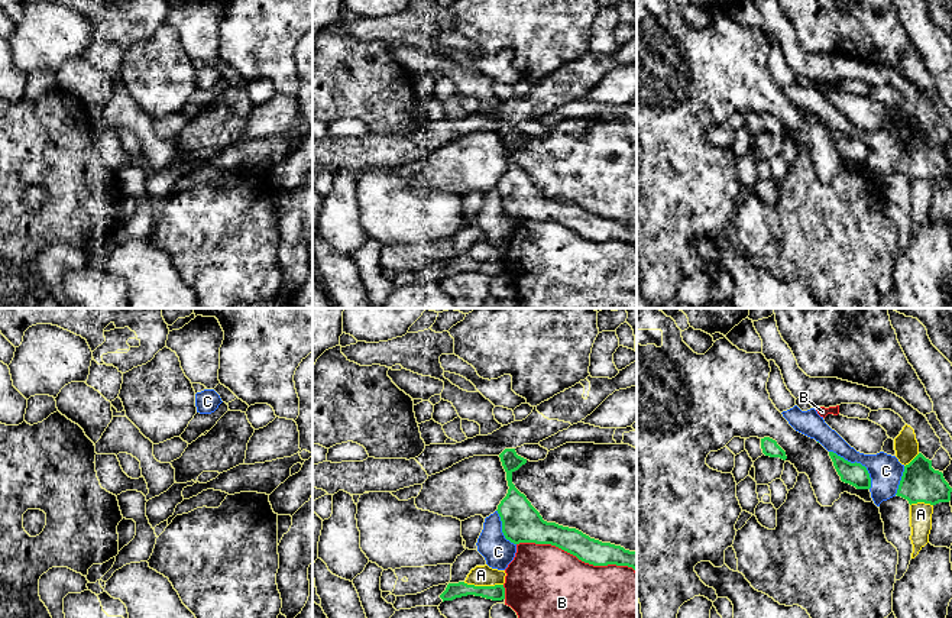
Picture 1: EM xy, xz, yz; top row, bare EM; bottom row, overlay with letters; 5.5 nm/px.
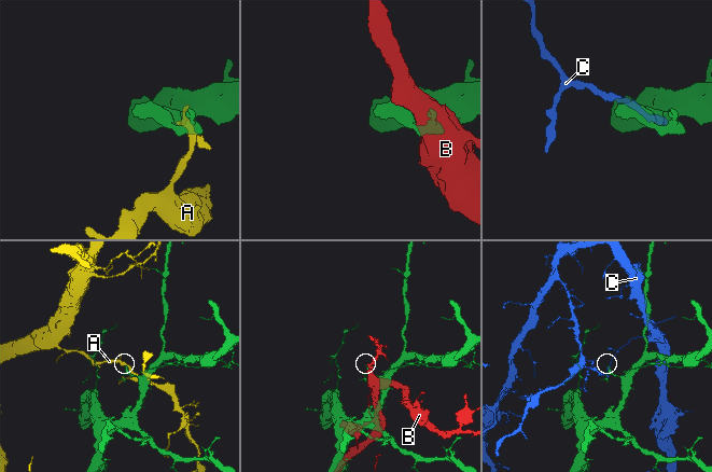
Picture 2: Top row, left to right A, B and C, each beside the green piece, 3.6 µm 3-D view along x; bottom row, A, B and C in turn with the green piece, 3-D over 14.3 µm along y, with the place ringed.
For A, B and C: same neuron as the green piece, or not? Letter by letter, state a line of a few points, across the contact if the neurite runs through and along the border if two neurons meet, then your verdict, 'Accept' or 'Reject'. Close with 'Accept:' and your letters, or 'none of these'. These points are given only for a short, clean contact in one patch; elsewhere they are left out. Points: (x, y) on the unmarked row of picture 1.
A: Reject
B: Reject
C: Reject
Accept: none of these

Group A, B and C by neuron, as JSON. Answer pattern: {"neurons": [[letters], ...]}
{"neurons": [["A"], ["B"], ["C"]]}

